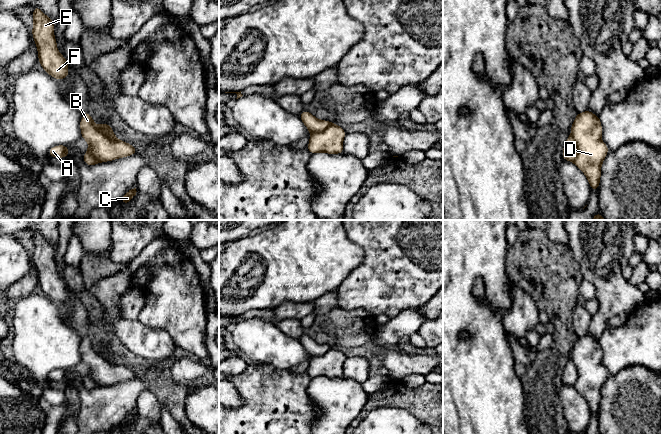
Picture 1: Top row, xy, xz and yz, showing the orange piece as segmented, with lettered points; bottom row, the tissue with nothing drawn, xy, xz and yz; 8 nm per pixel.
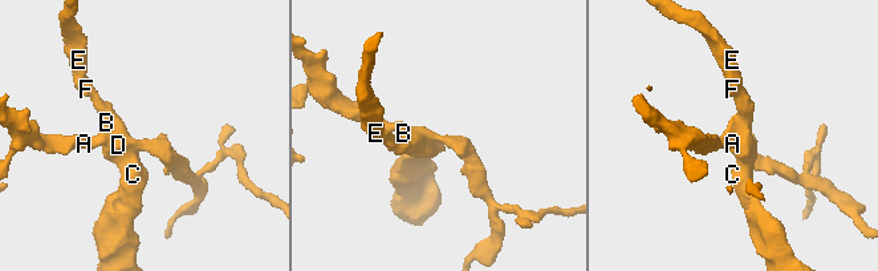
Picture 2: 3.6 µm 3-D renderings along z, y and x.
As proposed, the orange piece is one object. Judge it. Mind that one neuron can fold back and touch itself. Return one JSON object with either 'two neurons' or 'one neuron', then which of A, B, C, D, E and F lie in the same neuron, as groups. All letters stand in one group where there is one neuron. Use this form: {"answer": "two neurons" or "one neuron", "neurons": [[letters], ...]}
{"answer": "two neurons", "neurons": [["A", "B"], ["C", "D", "E", "F"]]}

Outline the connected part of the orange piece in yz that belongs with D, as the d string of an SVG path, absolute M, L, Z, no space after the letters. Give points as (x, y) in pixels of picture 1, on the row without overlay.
M589 333L577 337L571 349L571 359L577 370L577 379L573 387L585 398L591 415L598 415L602 386L610 374L601 363L600 341Z

